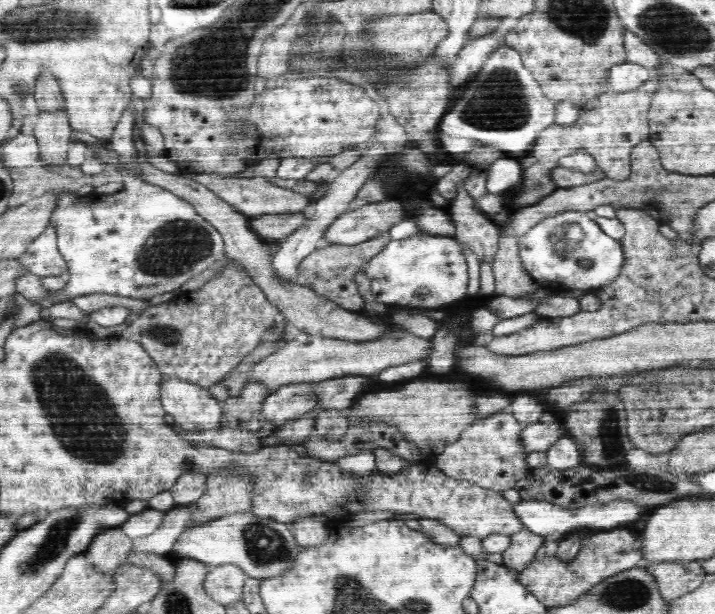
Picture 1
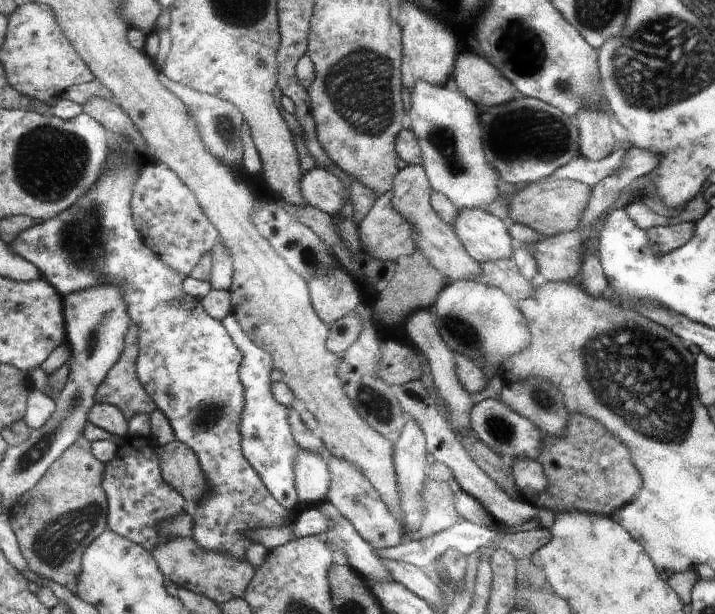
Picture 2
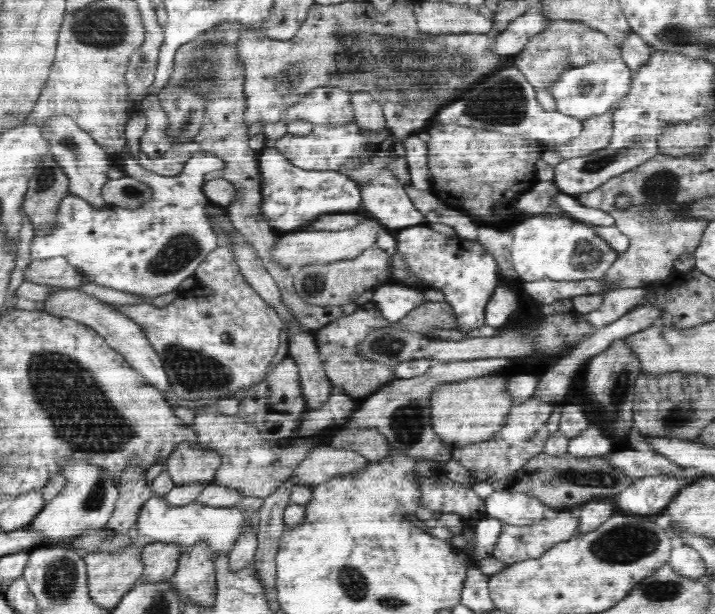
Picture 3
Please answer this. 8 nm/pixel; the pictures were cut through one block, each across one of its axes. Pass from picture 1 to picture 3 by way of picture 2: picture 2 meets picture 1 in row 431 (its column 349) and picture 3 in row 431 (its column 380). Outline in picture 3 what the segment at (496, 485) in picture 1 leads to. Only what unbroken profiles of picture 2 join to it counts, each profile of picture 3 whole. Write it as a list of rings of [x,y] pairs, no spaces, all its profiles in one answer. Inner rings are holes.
[[[530,399],[522,404],[515,404],[506,414],[506,421],[502,428],[494,432],[490,440],[469,444],[452,452],[452,459],[457,460],[466,467],[473,482],[505,479],[506,476],[520,470],[530,458],[542,453],[546,441],[550,438],[546,424],[552,410],[552,403],[546,403],[540,399]]]

